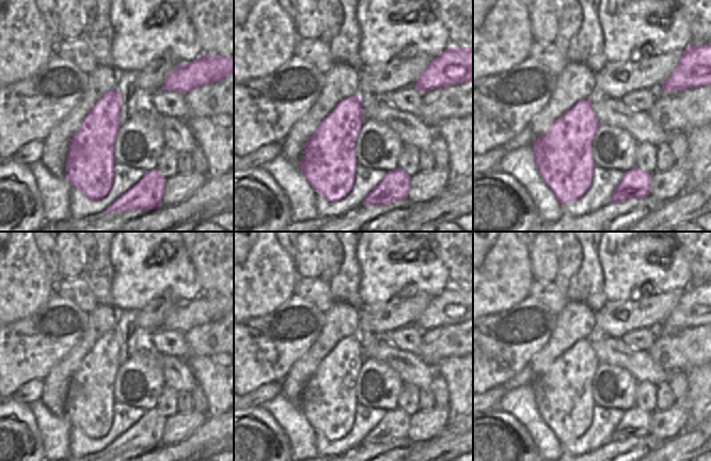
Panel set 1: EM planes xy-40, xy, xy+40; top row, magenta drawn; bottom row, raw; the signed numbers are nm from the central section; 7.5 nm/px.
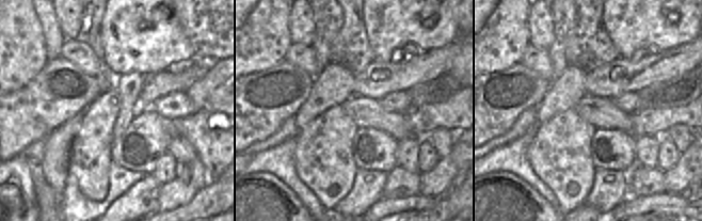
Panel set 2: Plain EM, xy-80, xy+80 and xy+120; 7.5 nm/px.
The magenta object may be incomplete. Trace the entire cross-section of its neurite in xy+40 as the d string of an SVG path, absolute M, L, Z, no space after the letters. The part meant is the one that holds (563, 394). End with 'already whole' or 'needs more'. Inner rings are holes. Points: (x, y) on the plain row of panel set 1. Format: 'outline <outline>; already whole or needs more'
outline M591 338L580 339L534 380L534 396L544 423L562 444L581 438L591 426L596 402L591 381L600 362L591 347Z; already whole

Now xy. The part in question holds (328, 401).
outline M360 336L345 337L322 359L303 387L303 394L298 406L314 430L319 431L330 441L341 440L352 428L357 407L354 381L363 361Z; already whole

